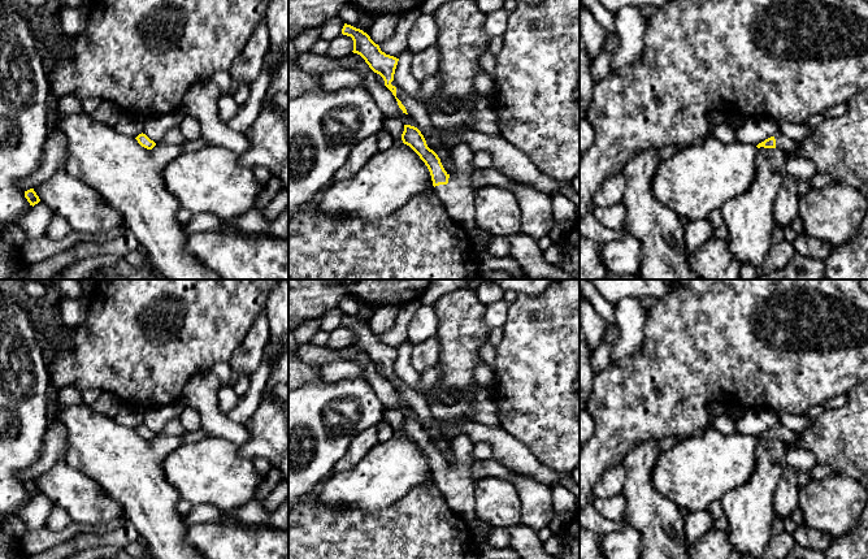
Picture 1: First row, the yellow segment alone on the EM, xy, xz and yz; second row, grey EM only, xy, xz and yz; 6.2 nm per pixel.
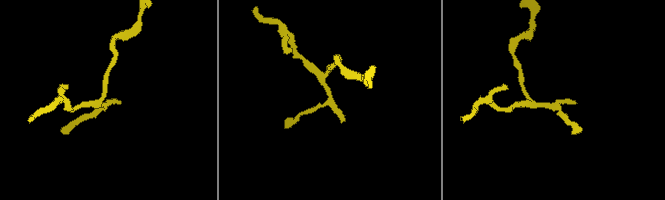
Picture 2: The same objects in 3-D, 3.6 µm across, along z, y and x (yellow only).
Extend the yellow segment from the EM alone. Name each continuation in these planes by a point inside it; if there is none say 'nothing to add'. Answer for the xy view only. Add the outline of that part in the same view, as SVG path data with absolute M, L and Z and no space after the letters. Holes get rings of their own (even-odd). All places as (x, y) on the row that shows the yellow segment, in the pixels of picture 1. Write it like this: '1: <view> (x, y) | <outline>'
nothing to add

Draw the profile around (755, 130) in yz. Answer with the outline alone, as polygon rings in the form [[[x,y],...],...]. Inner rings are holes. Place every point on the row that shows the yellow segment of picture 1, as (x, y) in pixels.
[[[771,117],[747,118],[745,124],[735,130],[735,140],[758,146],[771,136],[777,135],[777,121]]]

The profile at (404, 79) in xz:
[[[408,48],[404,51],[403,56],[398,61],[394,81],[400,90],[408,92],[417,103],[422,104],[420,99],[421,82],[411,73],[413,55],[415,53]]]

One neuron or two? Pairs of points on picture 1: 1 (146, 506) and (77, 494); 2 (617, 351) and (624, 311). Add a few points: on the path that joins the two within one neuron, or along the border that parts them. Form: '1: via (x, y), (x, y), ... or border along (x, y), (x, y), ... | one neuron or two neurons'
1: border along (92, 480), (121, 507), (124, 515) | two neurons
2: via (625, 341), (625, 321) | one neuron

